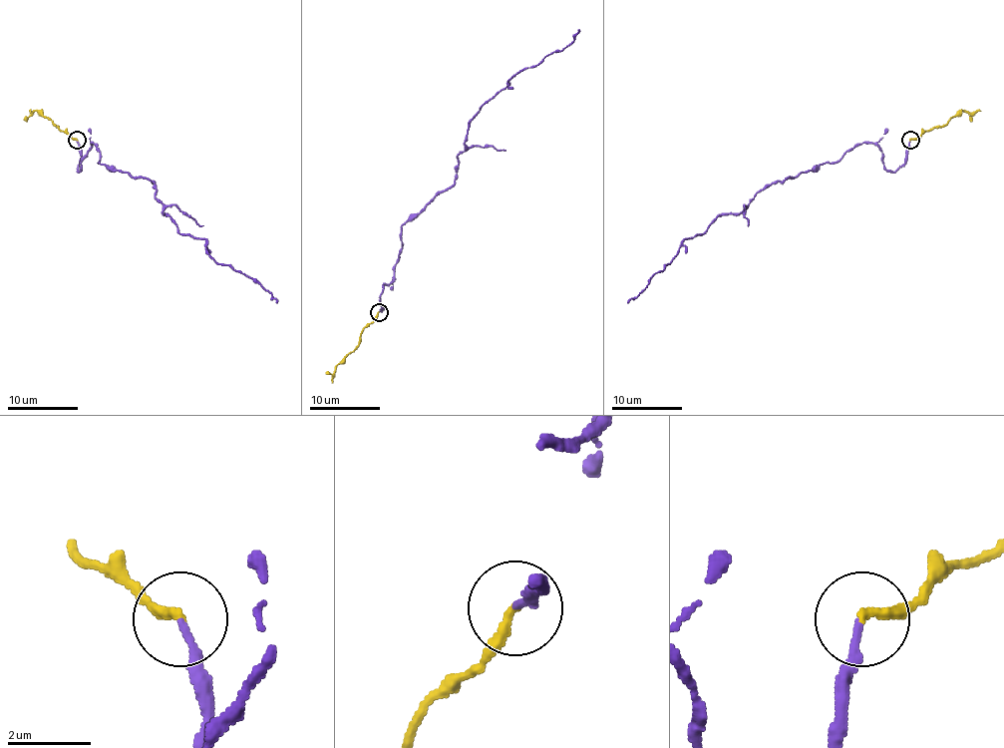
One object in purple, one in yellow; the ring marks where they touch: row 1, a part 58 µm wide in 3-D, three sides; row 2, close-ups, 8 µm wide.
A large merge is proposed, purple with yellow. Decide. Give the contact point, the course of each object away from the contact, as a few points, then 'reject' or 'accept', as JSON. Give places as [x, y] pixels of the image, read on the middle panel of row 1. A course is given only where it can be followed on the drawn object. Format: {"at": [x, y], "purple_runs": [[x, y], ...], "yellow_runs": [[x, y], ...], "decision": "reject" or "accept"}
{"at": [379, 312], "purple_runs": [[378, 311], [399, 255], [401, 226], [454, 183], [468, 123], [521, 70], [560, 52], [579, 29]], "yellow_runs": [[378, 311], [362, 331], [359, 345], [332, 373], [325, 371]], "decision": "accept"}

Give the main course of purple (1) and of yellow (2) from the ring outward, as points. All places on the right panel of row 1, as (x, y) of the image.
1: (909, 141), (893, 172), (861, 142), (767, 185), (740, 212), (687, 237), (627, 302)
2: (909, 141), (916, 141), (929, 130), (943, 126), (962, 110), (971, 116), (969, 119)

